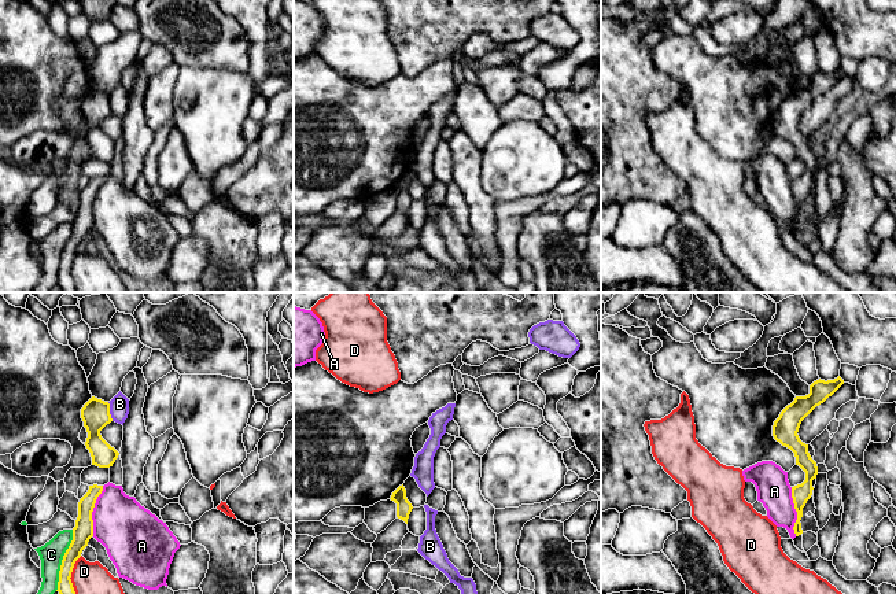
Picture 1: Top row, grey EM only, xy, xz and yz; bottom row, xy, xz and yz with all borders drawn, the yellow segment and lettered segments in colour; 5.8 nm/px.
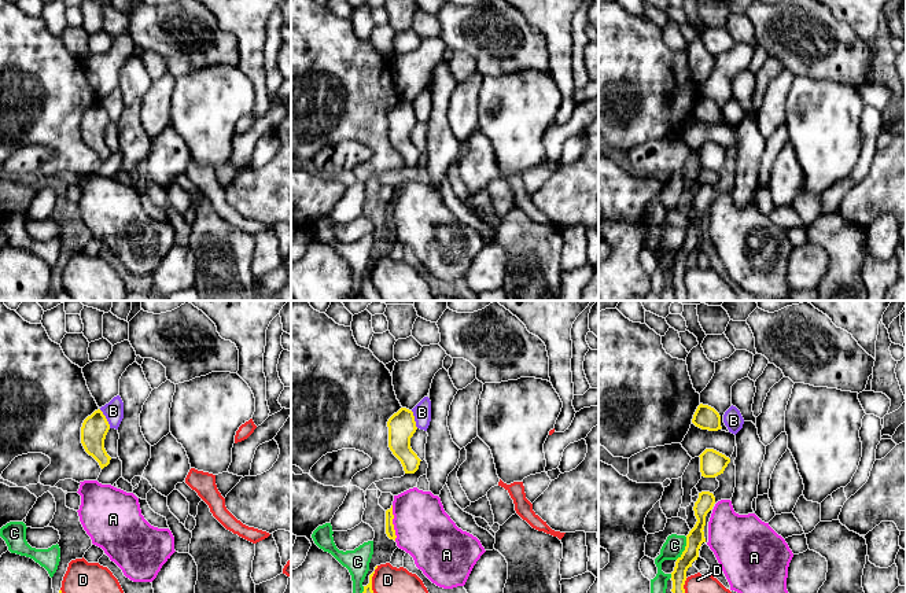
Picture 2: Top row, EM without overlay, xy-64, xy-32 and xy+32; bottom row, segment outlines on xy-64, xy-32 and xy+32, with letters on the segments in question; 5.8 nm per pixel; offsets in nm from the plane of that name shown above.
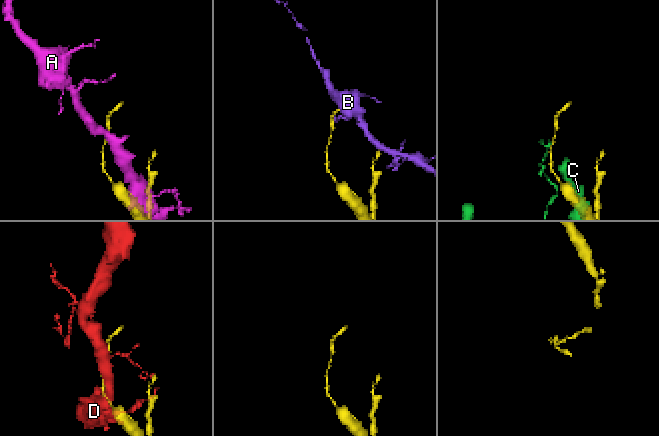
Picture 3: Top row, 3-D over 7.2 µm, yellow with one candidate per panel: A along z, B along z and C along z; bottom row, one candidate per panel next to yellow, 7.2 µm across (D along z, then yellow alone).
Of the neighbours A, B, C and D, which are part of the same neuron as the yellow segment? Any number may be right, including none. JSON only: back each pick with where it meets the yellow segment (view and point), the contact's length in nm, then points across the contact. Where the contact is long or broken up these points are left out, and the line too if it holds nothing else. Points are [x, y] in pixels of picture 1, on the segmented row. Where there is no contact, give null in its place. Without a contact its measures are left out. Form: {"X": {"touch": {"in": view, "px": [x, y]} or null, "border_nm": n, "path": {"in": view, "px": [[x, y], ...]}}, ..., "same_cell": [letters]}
{"same_cell": []}

